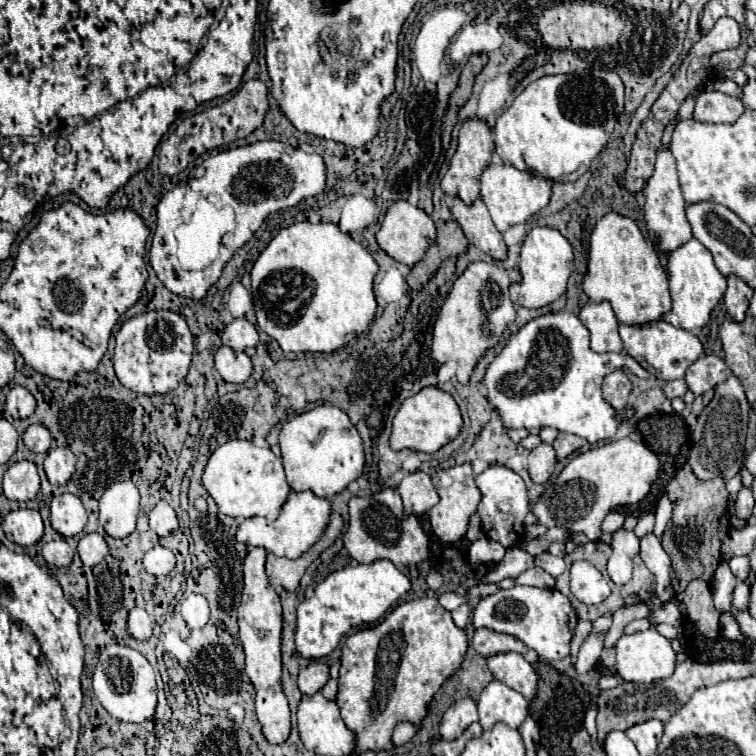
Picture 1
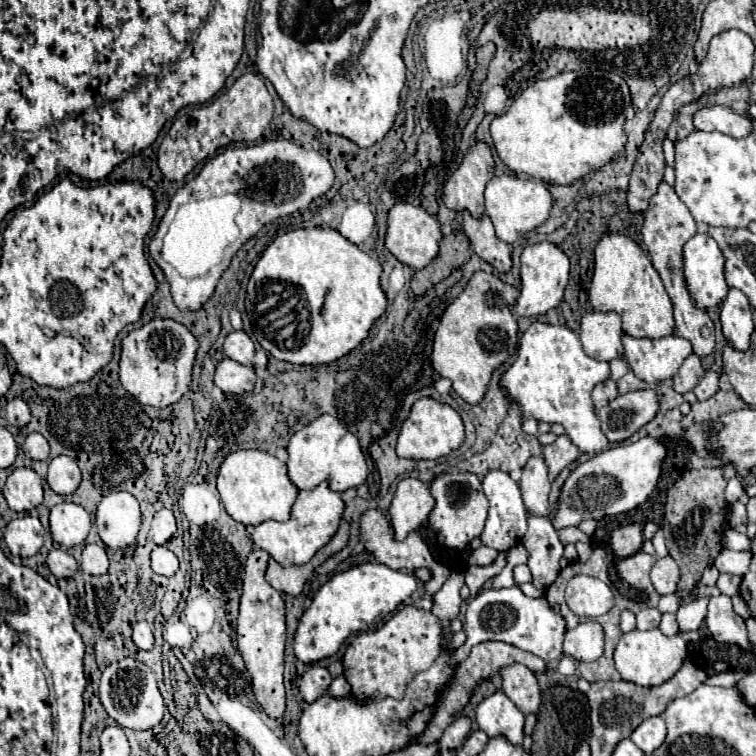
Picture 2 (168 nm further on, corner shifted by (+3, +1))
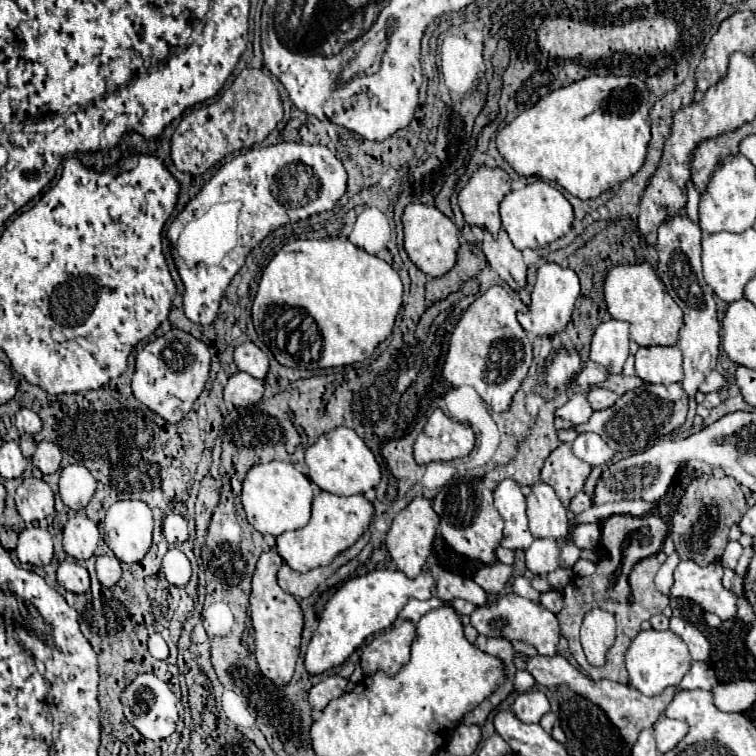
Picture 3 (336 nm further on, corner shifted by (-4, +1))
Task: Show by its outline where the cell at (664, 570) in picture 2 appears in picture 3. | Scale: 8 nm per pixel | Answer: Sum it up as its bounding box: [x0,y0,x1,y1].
[670,561,738,621]

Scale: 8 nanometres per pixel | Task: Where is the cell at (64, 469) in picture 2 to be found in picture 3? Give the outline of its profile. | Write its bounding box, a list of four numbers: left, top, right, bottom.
[60,465,96,511]

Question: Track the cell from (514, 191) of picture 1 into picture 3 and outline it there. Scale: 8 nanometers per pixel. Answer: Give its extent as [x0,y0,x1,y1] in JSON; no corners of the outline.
[500,181,574,249]

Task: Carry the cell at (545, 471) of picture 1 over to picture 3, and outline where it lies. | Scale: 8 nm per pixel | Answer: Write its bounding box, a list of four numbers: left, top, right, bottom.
[526,483,568,539]

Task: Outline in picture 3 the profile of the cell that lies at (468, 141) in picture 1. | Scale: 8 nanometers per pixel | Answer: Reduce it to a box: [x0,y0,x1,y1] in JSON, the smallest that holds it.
[458,167,512,235]

